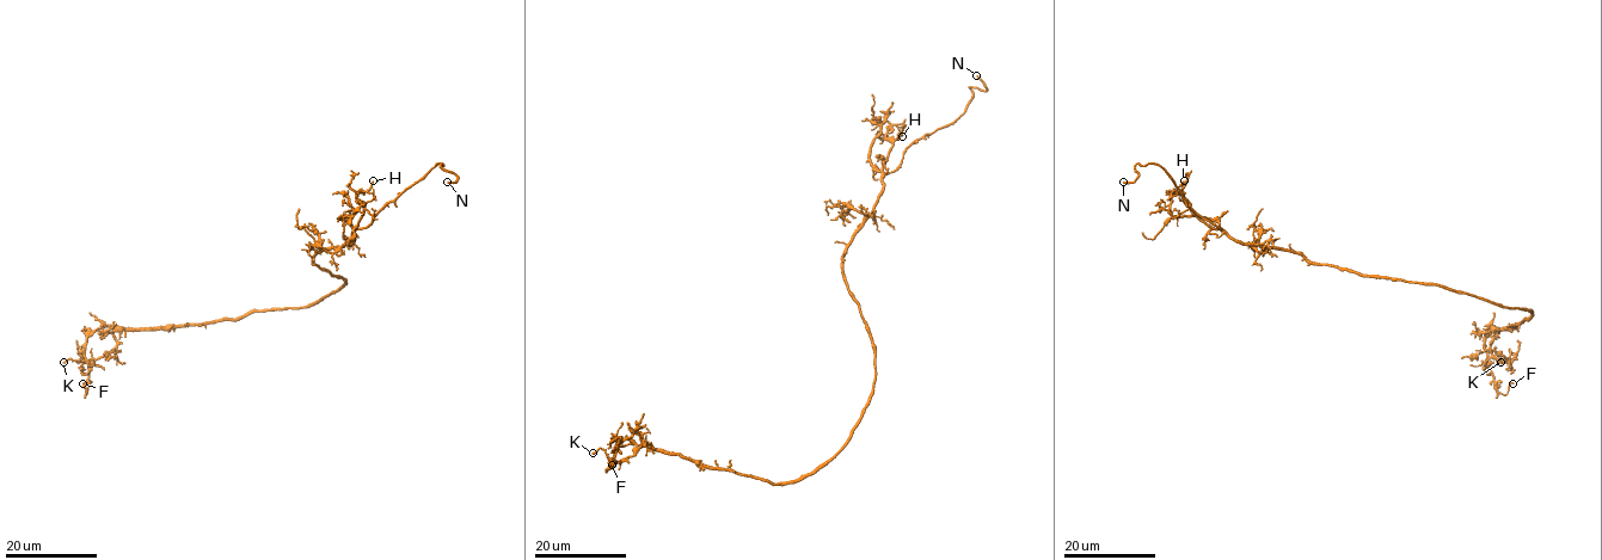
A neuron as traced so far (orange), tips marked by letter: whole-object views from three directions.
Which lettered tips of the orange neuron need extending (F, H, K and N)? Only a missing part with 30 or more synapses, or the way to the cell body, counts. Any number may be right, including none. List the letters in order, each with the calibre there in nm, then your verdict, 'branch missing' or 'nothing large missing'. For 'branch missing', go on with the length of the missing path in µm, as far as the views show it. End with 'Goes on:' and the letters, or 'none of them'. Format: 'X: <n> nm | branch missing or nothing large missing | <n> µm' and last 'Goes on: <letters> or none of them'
F: 140 nm | nothing large missing
H: 130 nm | nothing large missing
K: 140 nm | nothing large missing
N: 200 nm | branch missing | 35 µm
Goes on: N

